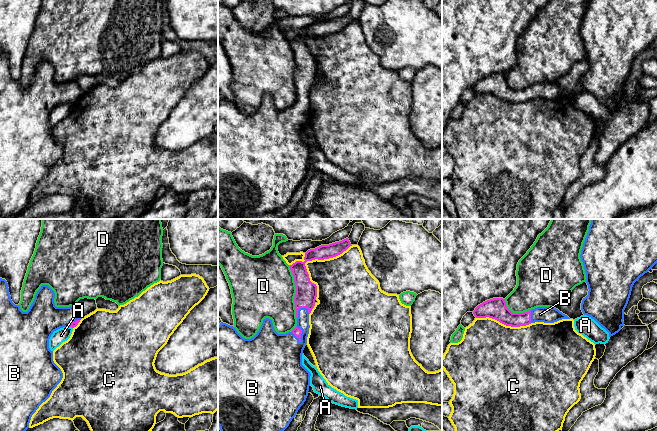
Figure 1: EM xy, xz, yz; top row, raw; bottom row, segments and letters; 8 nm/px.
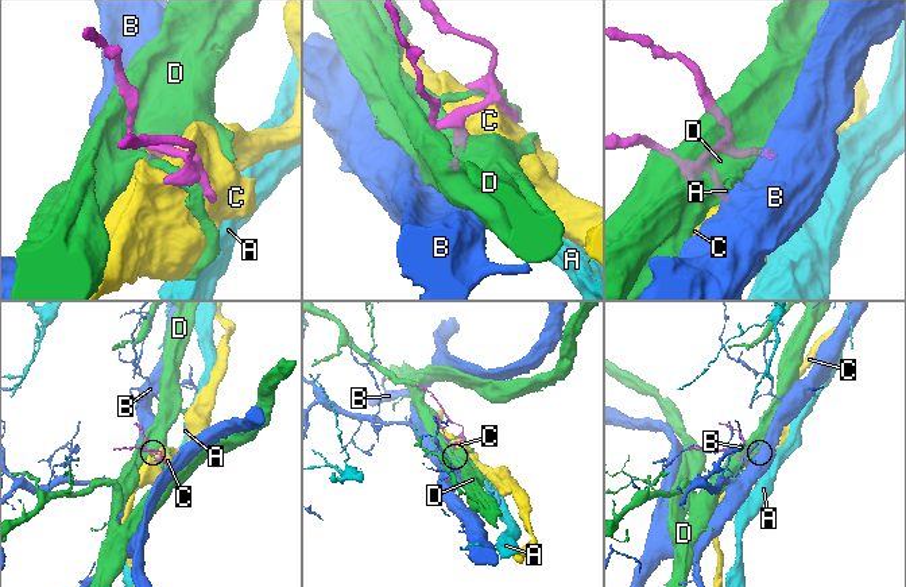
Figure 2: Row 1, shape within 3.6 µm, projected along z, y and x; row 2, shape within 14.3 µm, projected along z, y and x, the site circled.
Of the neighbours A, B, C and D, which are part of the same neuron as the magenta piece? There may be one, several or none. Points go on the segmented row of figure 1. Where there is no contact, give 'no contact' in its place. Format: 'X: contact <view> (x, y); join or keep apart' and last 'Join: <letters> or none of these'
A: contact xy (71, 326); keep apart
B: contact xz (301, 333); join
C: contact xz (310, 260); keep apart
D: contact xz (296, 292); keep apart
Join: B

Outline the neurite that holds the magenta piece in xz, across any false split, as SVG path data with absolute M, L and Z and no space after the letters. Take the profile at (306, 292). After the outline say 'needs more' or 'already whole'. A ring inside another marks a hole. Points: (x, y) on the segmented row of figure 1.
M348 238L329 245L321 245L305 253L304 262L290 265L294 276L296 294L294 297L297 325L286 334L278 334L272 320L265 318L251 339L243 338L237 330L226 323L218 326L218 426L221 431L284 431L306 401L310 386L310 372L302 365L302 354L309 334L309 314L315 306L317 286L309 278L305 263L315 259L324 260L336 257L351 245Z | needs more

